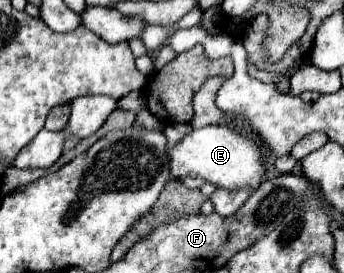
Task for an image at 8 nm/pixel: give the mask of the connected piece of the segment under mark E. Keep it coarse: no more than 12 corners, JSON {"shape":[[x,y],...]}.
{"shape":[[227,126],[167,148],[173,178],[259,188],[261,150]]}

